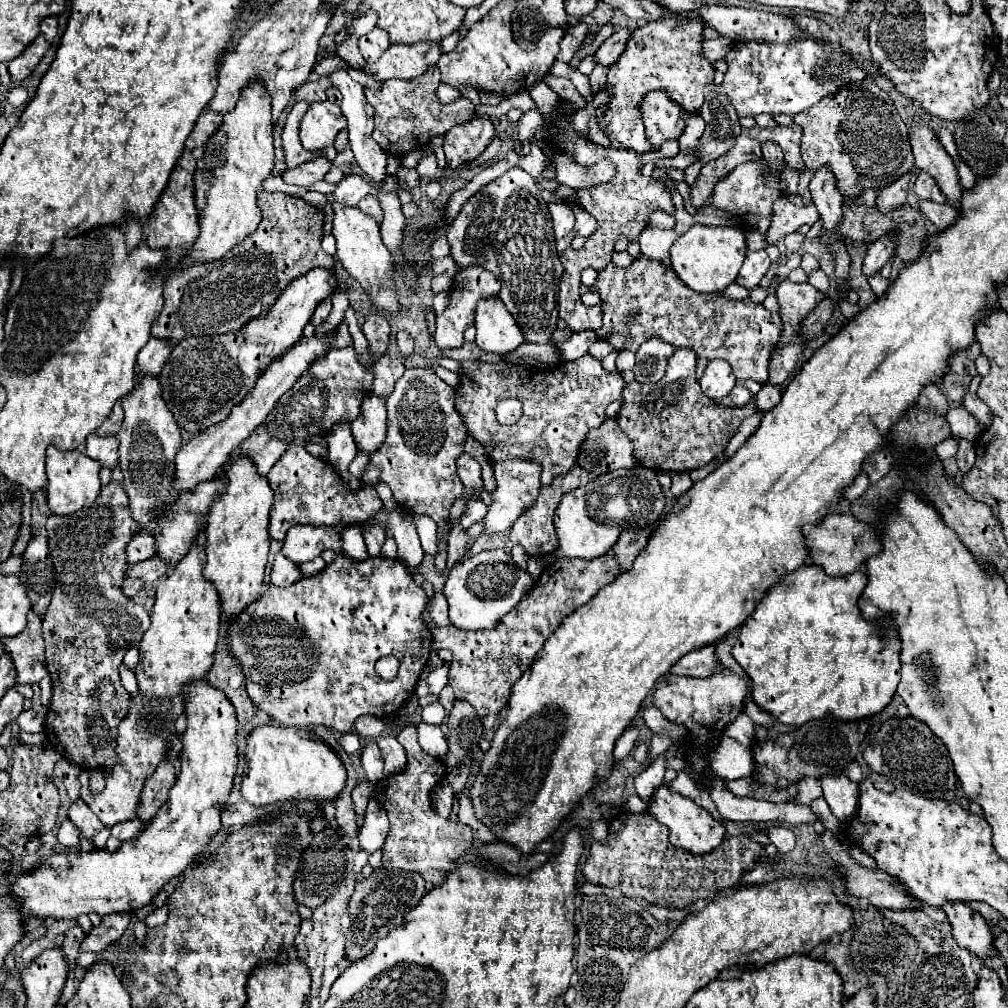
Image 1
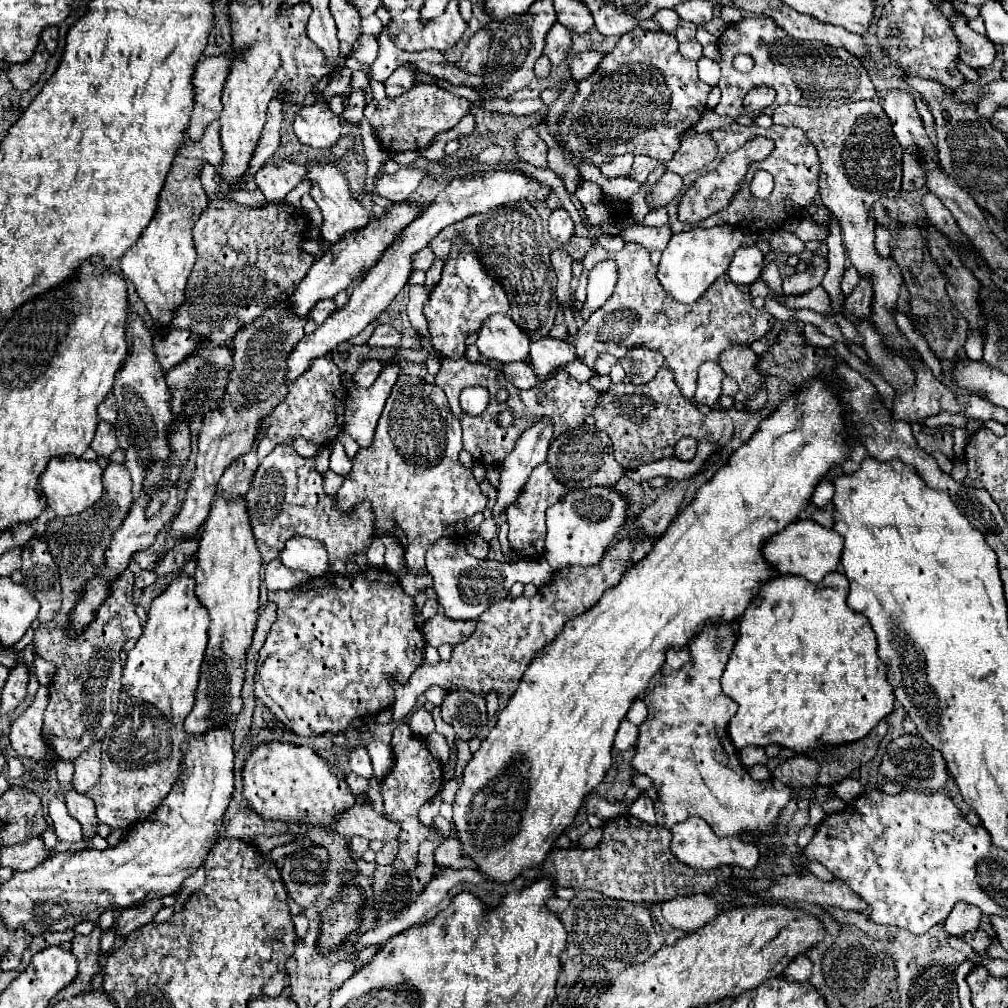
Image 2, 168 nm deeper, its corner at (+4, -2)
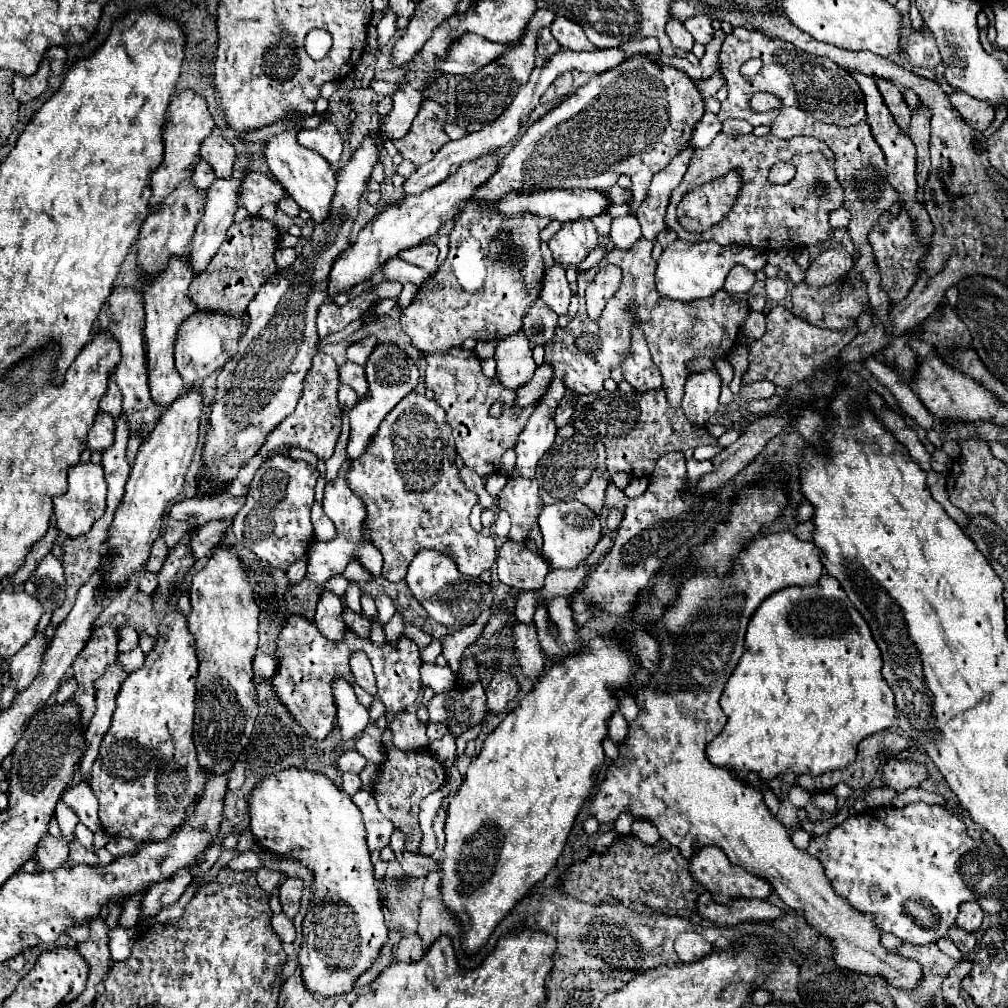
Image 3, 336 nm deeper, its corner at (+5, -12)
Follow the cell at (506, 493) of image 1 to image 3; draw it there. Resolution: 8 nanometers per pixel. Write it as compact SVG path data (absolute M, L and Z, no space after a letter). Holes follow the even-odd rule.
M553 380L547 394L541 398L539 406L531 414L527 426L519 434L515 454L517 454L517 464L515 464L515 474L521 478L535 478L537 464L541 456L553 446L557 428L553 422L553 414L557 408L557 402L563 398L565 386L561 380Z

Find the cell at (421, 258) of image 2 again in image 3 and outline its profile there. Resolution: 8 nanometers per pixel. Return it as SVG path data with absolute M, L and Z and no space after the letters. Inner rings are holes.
M391 258L385 262L385 266L381 268L385 280L397 280L401 284L407 284L407 282L413 282L417 286L421 286L421 282L425 282L425 278L429 274L425 274L425 270L413 266L413 264L407 264L405 260L401 258Z

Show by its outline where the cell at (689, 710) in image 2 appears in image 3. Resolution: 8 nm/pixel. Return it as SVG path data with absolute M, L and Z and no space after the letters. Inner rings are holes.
M773 532L761 534L751 544L747 544L735 560L735 568L727 578L713 578L713 574L697 572L681 584L675 606L665 612L663 620L657 622L657 626L651 628L653 636L661 644L659 670L657 674L637 670L637 674L631 678L631 694L639 704L639 716L633 724L629 724L627 740L619 746L619 760L609 764L607 778L599 786L597 798L593 798L589 812L599 822L615 822L621 810L629 808L635 818L645 818L653 822L661 838L677 846L685 858L693 856L695 846L719 846L727 854L729 862L749 870L755 876L767 878L767 882L775 888L775 892L789 908L803 912L807 922L817 932L831 938L835 950L833 960L837 966L871 976L881 974L893 986L913 988L923 976L921 966L915 960L907 960L899 954L893 954L891 950L885 950L879 944L879 930L875 928L873 920L853 910L845 898L835 894L817 858L793 846L785 826L767 808L763 794L739 780L733 770L713 766L705 754L707 742L721 734L723 726L727 724L727 716L719 706L719 698L729 676L733 674L733 668L745 652L743 640L753 612L769 594L787 586L815 586L821 574L821 548L817 548L813 542L799 540L793 532Z

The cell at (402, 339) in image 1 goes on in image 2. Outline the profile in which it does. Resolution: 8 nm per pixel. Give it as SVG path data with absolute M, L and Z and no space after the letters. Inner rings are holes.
M380 324L374 334L368 338L368 346L370 348L394 348L398 342L400 342L402 334L398 334L392 326L388 324Z

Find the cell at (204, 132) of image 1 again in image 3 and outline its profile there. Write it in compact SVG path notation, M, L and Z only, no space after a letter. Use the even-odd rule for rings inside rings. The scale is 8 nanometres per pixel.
M211 134L201 144L201 158L213 166L217 178L229 178L231 176L235 156L237 156L235 146L219 134Z

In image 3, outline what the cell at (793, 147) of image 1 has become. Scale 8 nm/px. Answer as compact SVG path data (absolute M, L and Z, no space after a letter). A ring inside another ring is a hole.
M719 132L709 146L695 148L681 184L671 192L665 226L669 230L675 230L679 240L685 240L685 242L715 240L721 246L745 244L745 246L761 248L765 252L773 252L779 248L799 248L799 246L811 246L811 244L829 240L833 234L833 230L827 222L829 212L839 208L841 204L843 204L843 190L835 178L833 152L823 142L809 138L809 136L795 136L789 140L781 140L773 134L757 138L753 134L727 136L727 134ZM777 162L793 164L797 174L787 184L767 188L767 172ZM733 168L741 170L743 188L741 188L731 212L719 224L709 228L707 232L701 232L701 234L685 232L679 226L677 216L675 216L675 208L681 202L681 198L689 190L701 186L703 182L723 176L723 174L727 174L727 170L733 170ZM819 188L823 190L821 194L819 194Z

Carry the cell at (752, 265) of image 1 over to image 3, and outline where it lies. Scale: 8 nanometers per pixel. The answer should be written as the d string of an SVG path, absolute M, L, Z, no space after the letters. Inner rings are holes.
M735 266L729 272L729 278L725 280L725 290L729 294L745 294L755 286L755 272L751 272L745 266Z

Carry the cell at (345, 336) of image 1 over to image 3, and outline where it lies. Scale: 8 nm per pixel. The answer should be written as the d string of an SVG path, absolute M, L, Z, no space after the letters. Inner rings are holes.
M343 382L339 384L339 404L343 406L343 408L351 408L353 404L357 404L357 400L359 400L359 396L349 388L349 386L345 386Z

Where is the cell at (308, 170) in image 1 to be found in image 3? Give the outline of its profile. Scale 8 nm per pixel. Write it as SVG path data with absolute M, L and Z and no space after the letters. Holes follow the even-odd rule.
M249 172L243 186L239 206L245 206L251 216L255 216L265 204L279 204L287 194L281 190L275 178L259 172Z

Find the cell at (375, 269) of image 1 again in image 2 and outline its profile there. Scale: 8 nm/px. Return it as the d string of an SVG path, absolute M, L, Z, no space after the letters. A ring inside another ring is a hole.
M308 162L306 164L306 178L312 182L312 190L310 190L310 196L312 200L318 204L318 208L322 210L322 216L324 216L324 222L320 226L320 232L322 232L322 238L330 244L336 244L344 232L352 232L352 230L358 230L358 228L364 228L366 222L370 220L368 212L360 206L360 202L356 202L350 194L350 188L348 188L348 182L346 178L342 176L342 172L332 166L332 164L322 164L322 162Z

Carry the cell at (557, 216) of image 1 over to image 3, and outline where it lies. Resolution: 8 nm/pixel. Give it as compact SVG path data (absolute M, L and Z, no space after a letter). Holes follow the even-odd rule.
M575 220L563 224L559 232L549 240L549 248L553 252L555 262L577 266L589 254L589 250L599 242L597 230L589 220Z

